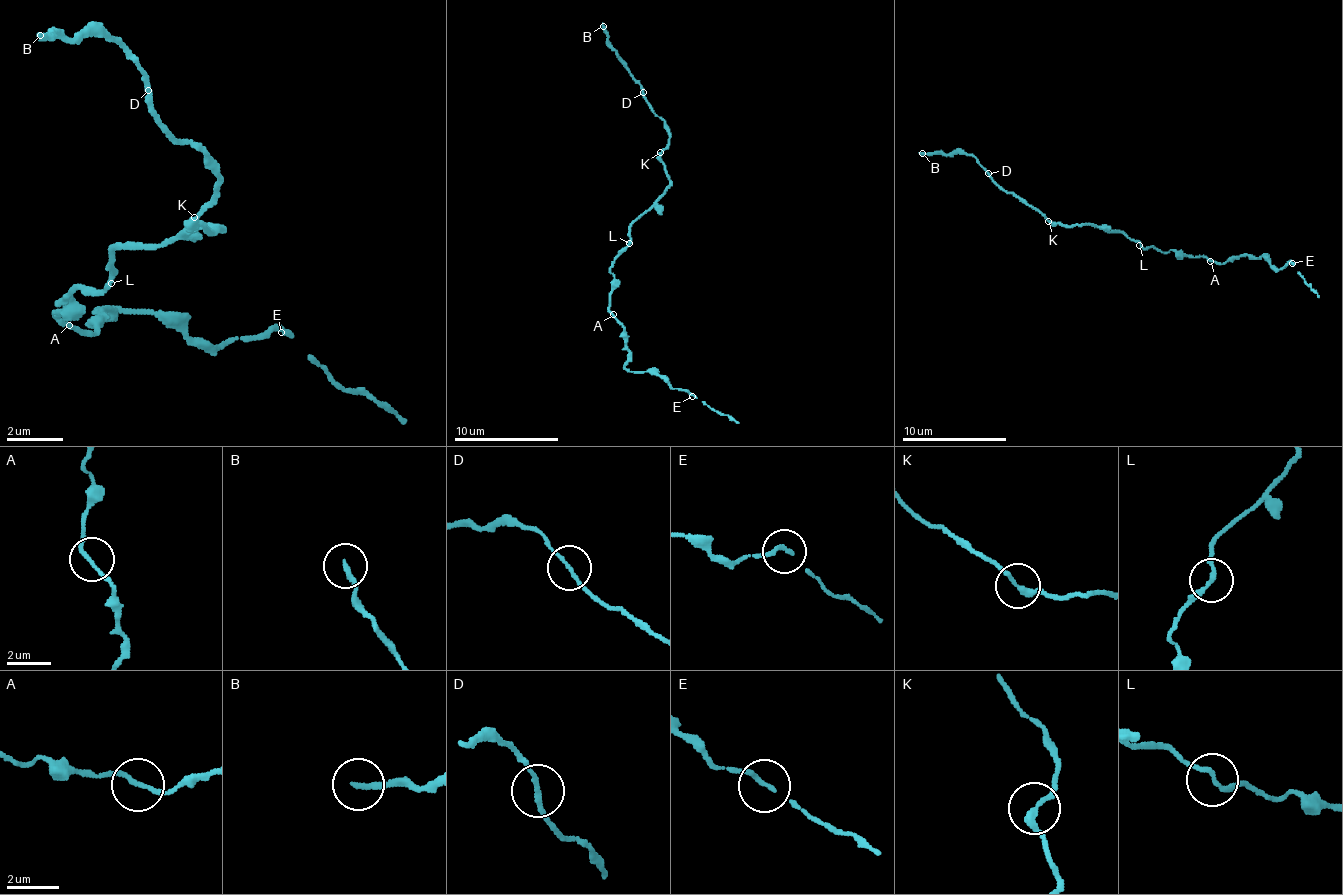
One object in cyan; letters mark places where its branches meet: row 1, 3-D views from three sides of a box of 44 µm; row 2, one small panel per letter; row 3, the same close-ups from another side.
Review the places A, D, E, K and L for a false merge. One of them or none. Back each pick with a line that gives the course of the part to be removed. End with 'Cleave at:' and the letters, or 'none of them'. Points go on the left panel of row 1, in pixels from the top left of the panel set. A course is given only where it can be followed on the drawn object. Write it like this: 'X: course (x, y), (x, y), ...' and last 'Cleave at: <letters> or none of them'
Cleave at: none of them

